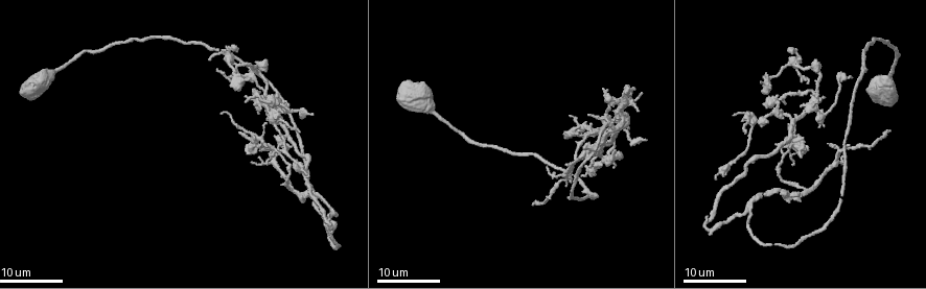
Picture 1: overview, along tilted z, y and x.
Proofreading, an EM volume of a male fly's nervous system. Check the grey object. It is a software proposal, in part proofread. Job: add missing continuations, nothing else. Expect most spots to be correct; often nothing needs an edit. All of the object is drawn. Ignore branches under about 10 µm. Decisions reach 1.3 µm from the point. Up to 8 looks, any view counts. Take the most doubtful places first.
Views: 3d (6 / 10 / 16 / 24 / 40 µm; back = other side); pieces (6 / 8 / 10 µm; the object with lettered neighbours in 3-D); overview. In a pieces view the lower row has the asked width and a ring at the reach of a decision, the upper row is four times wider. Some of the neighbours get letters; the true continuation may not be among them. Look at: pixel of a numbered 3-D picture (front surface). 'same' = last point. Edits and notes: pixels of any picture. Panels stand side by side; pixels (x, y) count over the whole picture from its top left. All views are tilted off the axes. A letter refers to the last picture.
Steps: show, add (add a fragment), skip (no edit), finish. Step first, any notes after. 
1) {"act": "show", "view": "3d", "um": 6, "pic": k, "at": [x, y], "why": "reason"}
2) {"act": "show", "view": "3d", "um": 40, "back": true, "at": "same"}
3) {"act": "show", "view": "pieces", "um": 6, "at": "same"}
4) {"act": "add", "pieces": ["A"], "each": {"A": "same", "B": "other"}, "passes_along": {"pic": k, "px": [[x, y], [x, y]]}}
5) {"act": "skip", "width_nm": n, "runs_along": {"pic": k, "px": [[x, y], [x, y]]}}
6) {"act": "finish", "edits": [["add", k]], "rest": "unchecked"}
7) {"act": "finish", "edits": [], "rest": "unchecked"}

{"act": "show", "view": "3d", "um": 24, "pic": 1, "at": [209, 58], "why": "free end"}

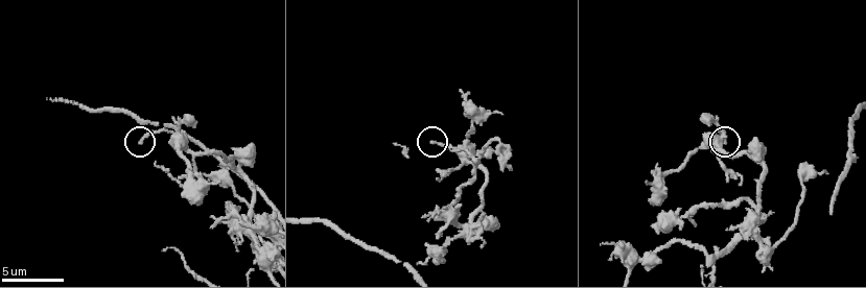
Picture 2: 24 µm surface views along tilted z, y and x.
{"act": "show", "view": "pieces", "um": 10, "pic": 2, "at": [724, 144]}

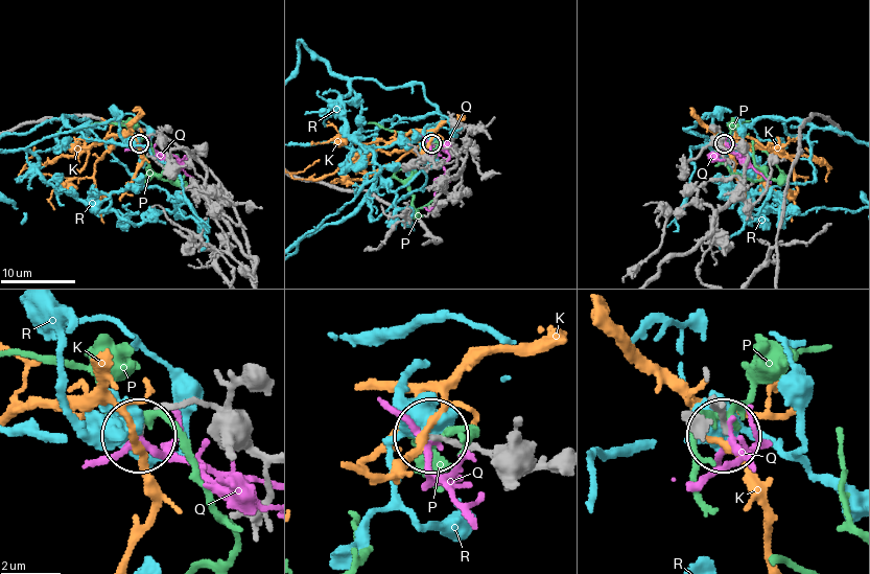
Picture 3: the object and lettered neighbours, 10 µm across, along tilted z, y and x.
{"act": "skip", "each": {"K": "other", "P": "other", "Q": "other", "R": "other"}, "found": "no lettered fragment goes on from it"}

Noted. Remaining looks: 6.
{"act": "show", "view": "3d", "um": 24, "pic": 1, "at": [531, 205]}

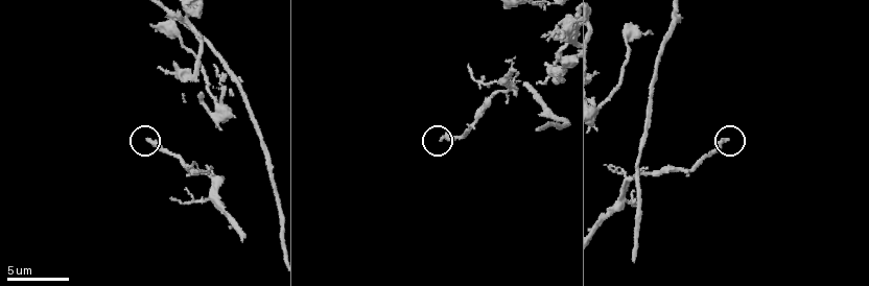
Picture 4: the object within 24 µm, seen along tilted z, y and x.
{"act": "show", "view": "pieces", "um": 6, "pic": 4, "at": [440, 141]}

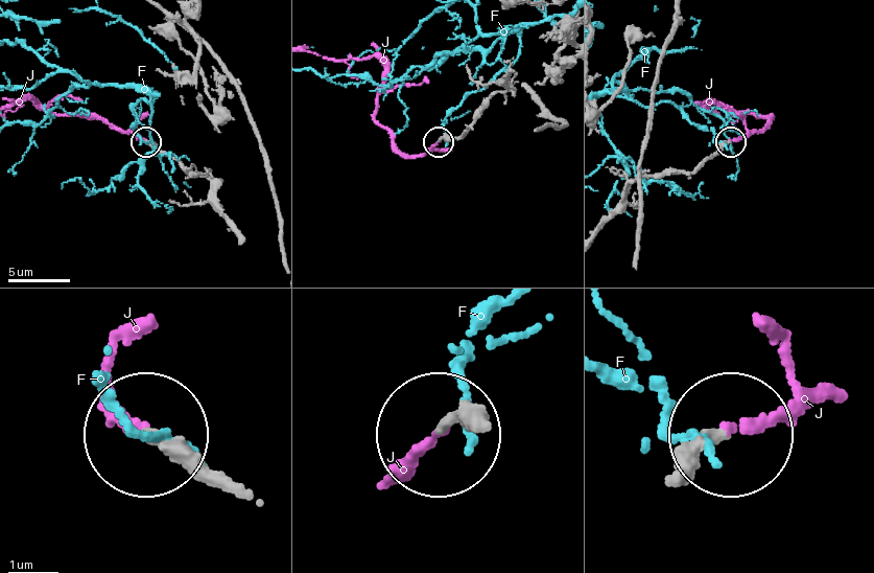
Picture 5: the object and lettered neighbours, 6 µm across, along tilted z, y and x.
{"act": "add", "pieces": ["J"], "each": {"F": "other", "J": "same"}, "found": "it goes on there"}

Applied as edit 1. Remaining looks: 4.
{"act": "show", "view": "pieces", "um": 8, "pic": 2, "at": [213, 227]}

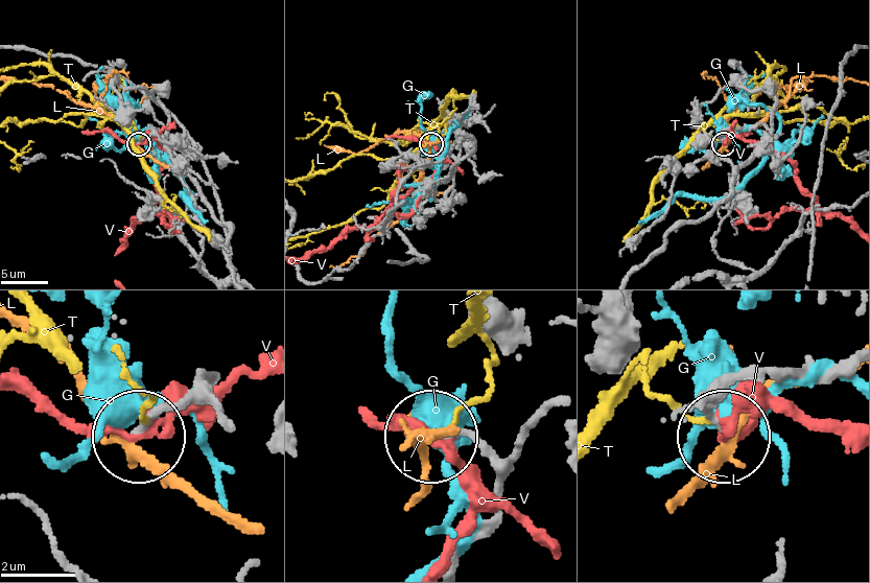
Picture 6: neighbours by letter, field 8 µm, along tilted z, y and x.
{"act": "skip", "each": {"G": "other", "L": "other", "T": "other", "V": "other"}, "found": "no lettered fragment goes on from it"}

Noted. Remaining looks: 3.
{"act": "show", "view": "pieces", "um": 6, "pic": 2, "at": [656, 167], "why": "long arm stops here"}

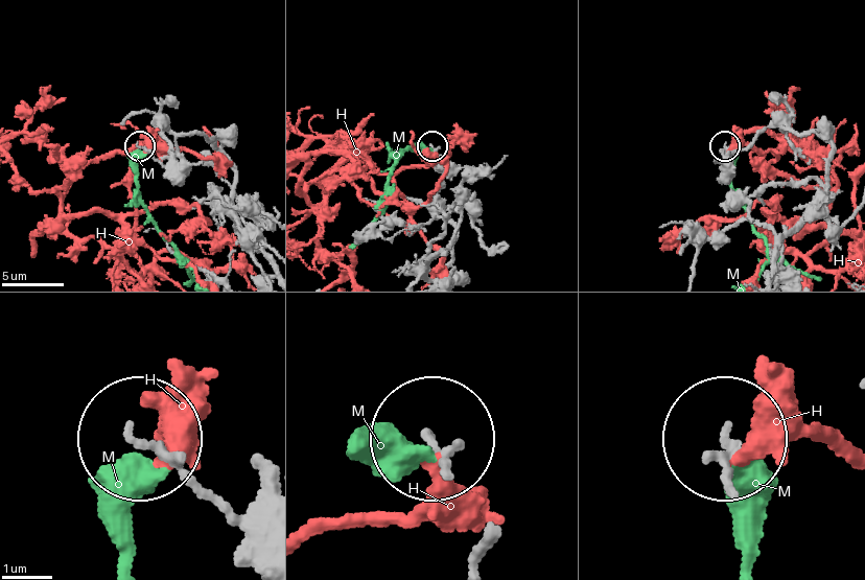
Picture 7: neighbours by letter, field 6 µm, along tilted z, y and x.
{"act": "skip", "each": {"H": "other", "M": "other"}, "runs_along": {"pic": 7, "px": [[826, 180], [813, 133], [724, 147]]}, "found": "none of them fits"}

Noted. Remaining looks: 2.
{"act": "finish", "edits": [["add", 5]], "rest": "unchecked"}

